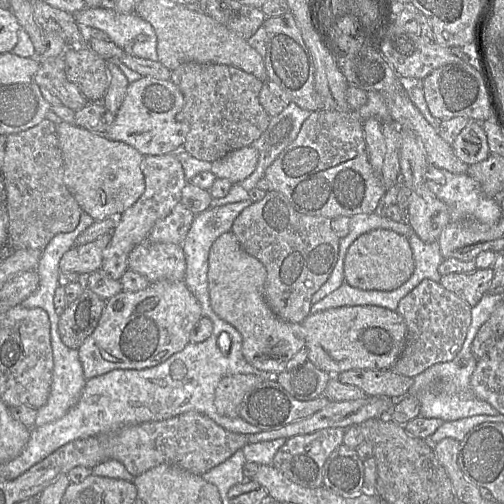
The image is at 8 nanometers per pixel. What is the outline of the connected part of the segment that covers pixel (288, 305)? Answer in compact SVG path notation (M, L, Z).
M269 190L264 198L252 202L234 220L232 232L244 251L259 260L266 269L264 299L271 311L281 320L301 323L311 312L313 294L327 281L338 258L340 238L331 227L331 219L297 212L284 195Z

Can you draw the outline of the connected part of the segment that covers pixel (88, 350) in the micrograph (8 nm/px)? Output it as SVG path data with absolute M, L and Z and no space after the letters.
M158 281L137 292L121 291L106 301L93 333L77 349L86 380L114 369L145 369L156 366L188 343L191 331L202 317L201 305L184 281Z

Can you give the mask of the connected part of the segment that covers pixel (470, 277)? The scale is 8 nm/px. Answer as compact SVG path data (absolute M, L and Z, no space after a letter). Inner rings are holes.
M492 268L476 269L472 273L450 273L441 276L440 284L456 294L470 307L475 306L488 292L493 279Z

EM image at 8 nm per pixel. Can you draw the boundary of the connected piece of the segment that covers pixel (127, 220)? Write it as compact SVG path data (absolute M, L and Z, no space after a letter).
M174 153L144 156L141 171L145 181L145 191L141 197L117 217L112 239L103 253L101 269L114 280L120 280L128 270L128 256L139 244L148 239L155 223L167 217L181 202L182 190L187 184L183 167Z

